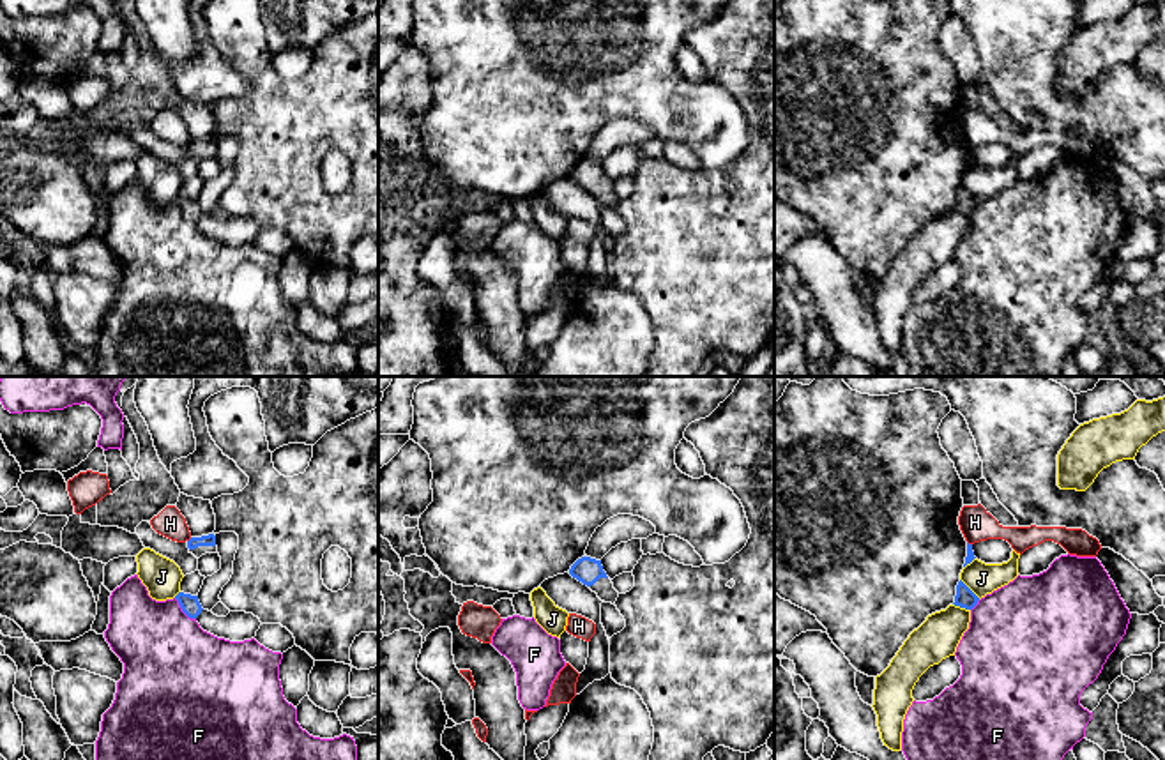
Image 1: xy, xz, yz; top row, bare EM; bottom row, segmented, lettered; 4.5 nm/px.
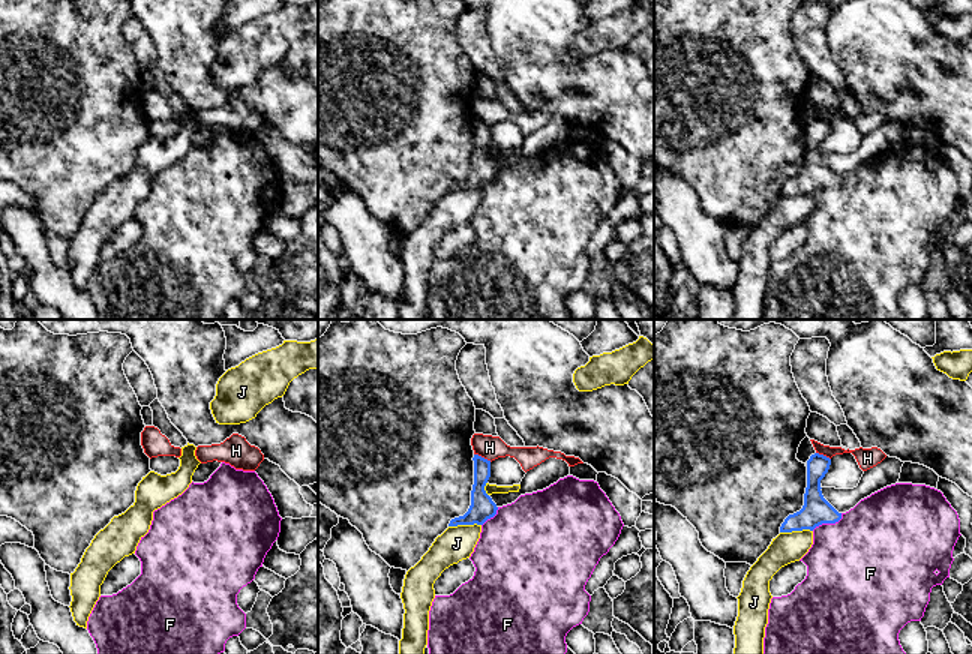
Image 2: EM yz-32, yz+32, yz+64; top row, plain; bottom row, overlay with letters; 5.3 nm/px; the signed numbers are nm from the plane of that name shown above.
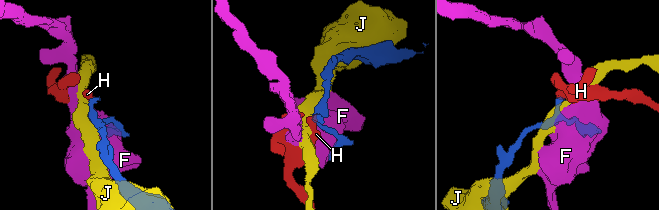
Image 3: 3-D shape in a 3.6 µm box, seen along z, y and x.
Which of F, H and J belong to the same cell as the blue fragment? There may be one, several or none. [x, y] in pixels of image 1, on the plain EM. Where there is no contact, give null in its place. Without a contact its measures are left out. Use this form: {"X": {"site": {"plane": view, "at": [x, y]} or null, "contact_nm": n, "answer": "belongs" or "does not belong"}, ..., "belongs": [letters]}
{"F": {"site": {"plane": "xy", "at": [182, 214]}, "contact_nm": 140, "answer": "does not belong"}, "H": {"site": {"plane": "xy", "at": [190, 144]}, "contact_nm": 30, "answer": "does not belong"}, "J": {"site": {"plane": "yz", "at": [969, 193]}, "contact_nm": 130, "answer": "does not belong"}, "belongs": []}

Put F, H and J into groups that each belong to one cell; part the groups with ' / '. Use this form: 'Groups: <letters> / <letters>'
Groups: F / H / J

